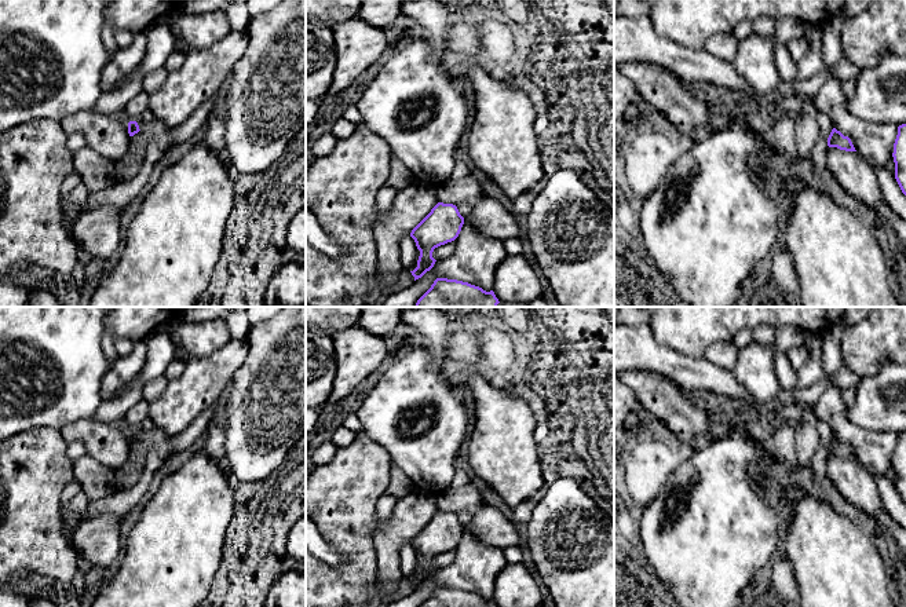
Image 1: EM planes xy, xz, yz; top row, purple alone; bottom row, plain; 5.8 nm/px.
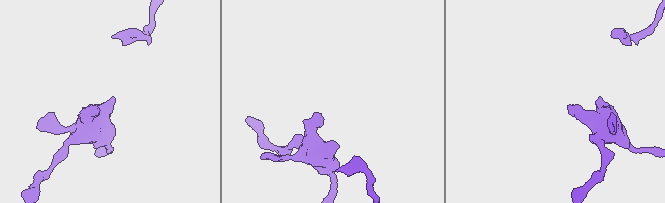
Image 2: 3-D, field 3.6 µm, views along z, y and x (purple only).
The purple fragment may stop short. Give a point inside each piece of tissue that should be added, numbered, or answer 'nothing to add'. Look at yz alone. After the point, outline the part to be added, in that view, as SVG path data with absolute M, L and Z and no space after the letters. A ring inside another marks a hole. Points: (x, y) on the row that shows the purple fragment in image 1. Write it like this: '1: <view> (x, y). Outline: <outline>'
nothing to add

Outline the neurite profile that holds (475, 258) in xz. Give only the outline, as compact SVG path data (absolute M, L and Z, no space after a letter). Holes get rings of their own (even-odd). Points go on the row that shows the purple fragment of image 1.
M464 223L453 241L452 256L436 260L434 267L409 288L384 297L381 307L414 307L436 278L457 279L493 290L497 266L507 256L504 241L486 237L472 224Z

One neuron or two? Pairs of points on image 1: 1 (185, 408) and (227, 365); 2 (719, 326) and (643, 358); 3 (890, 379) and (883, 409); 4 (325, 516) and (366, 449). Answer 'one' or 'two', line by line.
1: one
2: two
3: one
4: one

